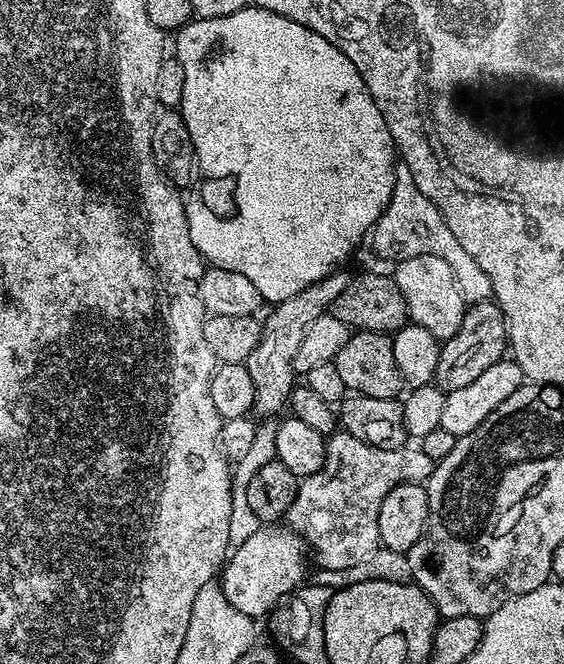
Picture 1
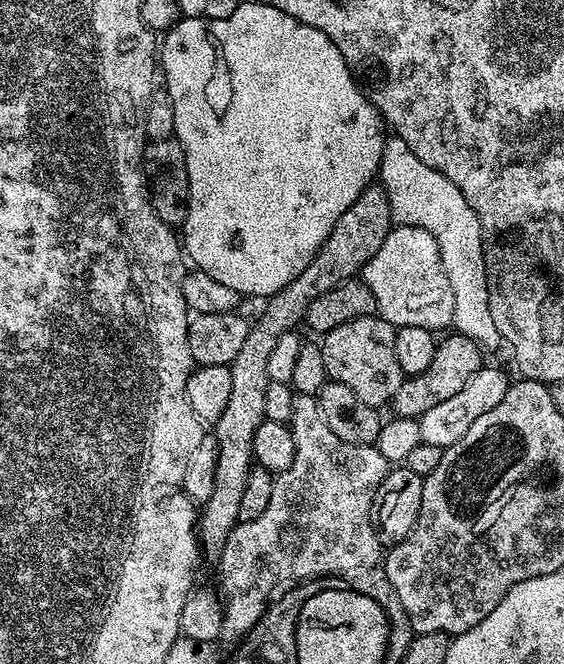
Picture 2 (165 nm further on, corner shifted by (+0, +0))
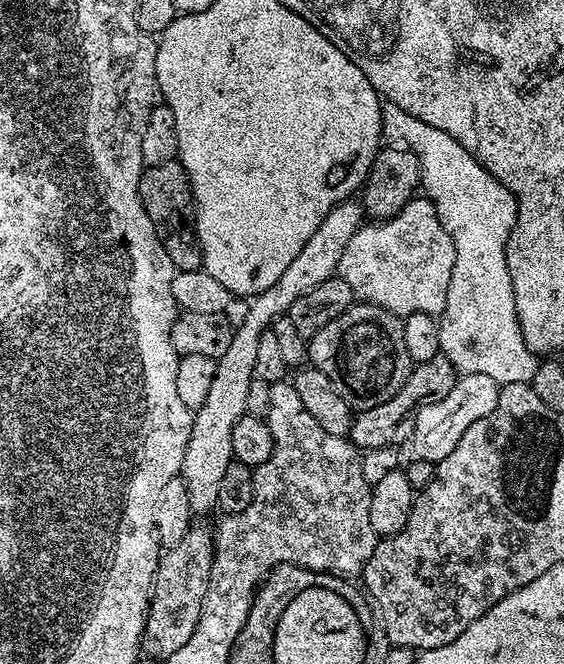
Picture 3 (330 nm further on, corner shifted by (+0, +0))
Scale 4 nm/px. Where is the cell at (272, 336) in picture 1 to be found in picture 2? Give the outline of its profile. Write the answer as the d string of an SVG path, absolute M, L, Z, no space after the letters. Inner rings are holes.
M373 182L368 189L338 218L338 222L330 230L326 242L316 251L315 258L280 292L267 297L264 313L257 324L253 323L248 330L246 342L242 342L242 350L238 350L238 358L231 364L234 386L230 389L230 399L226 402L226 410L222 418L214 425L214 435L218 442L218 466L214 474L214 490L210 498L203 501L198 512L198 543L201 553L212 562L219 561L220 551L226 546L228 535L240 520L238 506L242 506L242 490L246 490L248 471L254 466L254 449L256 435L265 420L266 386L268 379L267 366L274 344L284 332L291 332L303 321L306 310L314 298L319 298L334 286L353 279L363 273L366 262L378 254L382 242L386 242L394 225L390 214L390 202L379 183Z

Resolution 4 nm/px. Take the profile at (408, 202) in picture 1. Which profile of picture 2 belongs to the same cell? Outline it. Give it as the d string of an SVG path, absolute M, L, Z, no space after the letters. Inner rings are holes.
M395 134L385 139L378 183L390 202L393 225L405 224L421 228L432 235L434 242L438 242L442 266L446 270L446 278L450 278L450 290L454 290L452 324L455 331L461 336L470 338L484 350L494 347L495 344L499 345L500 331L494 326L494 318L490 318L488 271L484 265L484 235L480 229L478 214L472 209L470 202L466 202L462 190L458 190L458 186L454 186L454 182L450 182L446 174L438 174L434 166L426 166L426 162L422 162L422 158L418 158L418 154L414 154L414 150L410 150L410 146L406 146L406 142L402 142L402 138L398 138Z

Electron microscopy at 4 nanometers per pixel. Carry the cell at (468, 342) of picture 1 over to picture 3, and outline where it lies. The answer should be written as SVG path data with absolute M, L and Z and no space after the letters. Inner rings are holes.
M438 355L430 358L430 362L422 362L415 365L412 373L406 378L402 390L390 398L390 402L382 402L382 406L365 408L355 413L352 421L350 439L357 449L367 450L370 448L396 448L400 443L411 441L412 426L416 413L421 412L426 406L434 402L442 402L450 390L454 390L458 379L456 367L444 357Z

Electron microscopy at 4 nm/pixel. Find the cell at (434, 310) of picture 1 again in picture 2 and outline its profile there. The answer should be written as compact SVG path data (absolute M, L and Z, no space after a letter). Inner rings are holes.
M401 224L393 227L389 232L386 242L370 262L366 262L362 273L364 285L374 294L377 313L386 322L390 322L393 328L405 328L406 326L422 326L439 330L449 327L454 318L454 290L450 290L450 278L446 278L446 270L442 266L442 258L438 250L438 242L426 230Z

